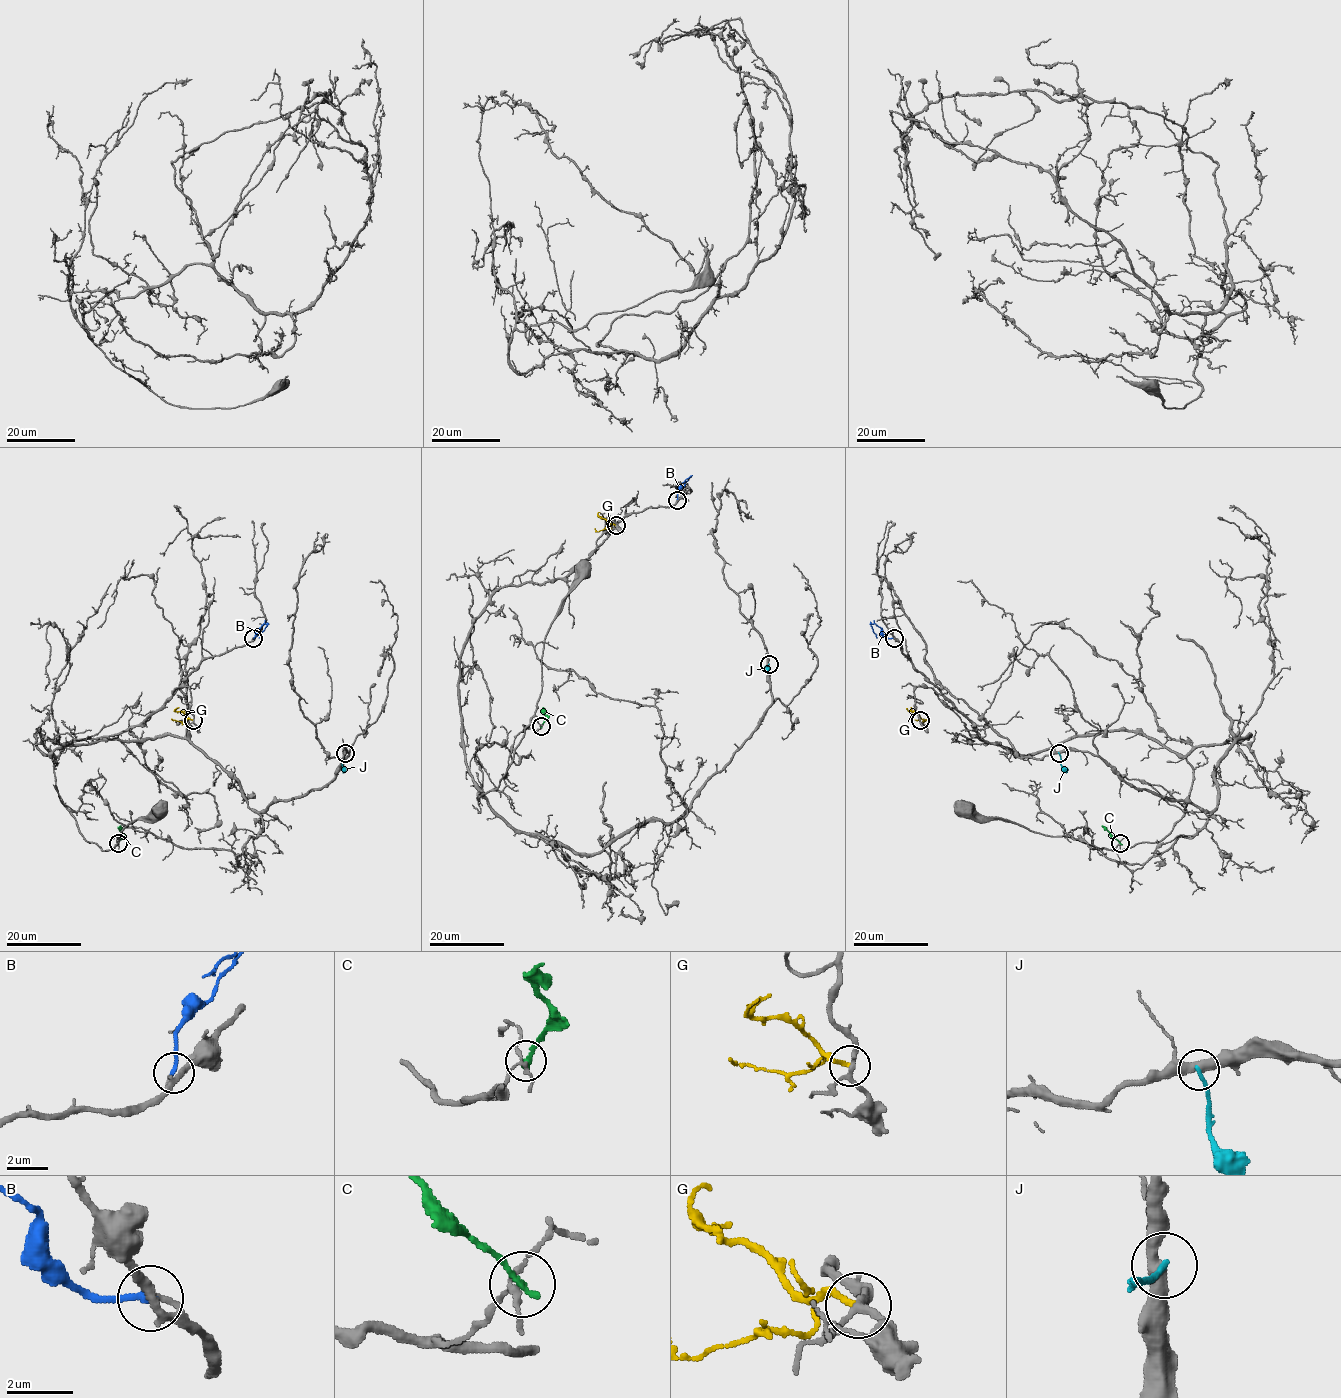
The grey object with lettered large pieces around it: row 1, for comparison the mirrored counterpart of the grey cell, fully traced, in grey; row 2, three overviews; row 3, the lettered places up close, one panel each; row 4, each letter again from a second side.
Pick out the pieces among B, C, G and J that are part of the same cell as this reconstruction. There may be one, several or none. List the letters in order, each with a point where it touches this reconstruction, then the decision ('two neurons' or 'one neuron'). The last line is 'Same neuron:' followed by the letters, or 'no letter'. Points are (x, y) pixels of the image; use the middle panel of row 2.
B: (677, 500) | one neuron
C: (541, 726) | two neurons
G: (616, 525) | two neurons
J: (769, 664) | two neurons
Same neuron: B

